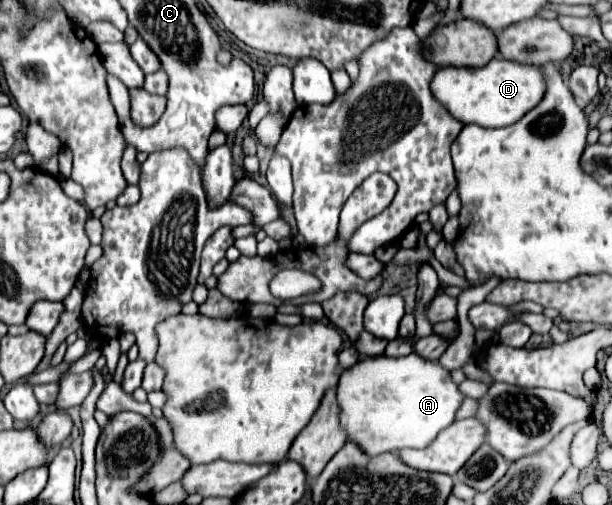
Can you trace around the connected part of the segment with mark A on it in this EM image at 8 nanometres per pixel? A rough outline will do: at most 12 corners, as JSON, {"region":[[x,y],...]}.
{"region":[[418,354],[362,358],[338,382],[366,456],[428,446],[462,400]]}

